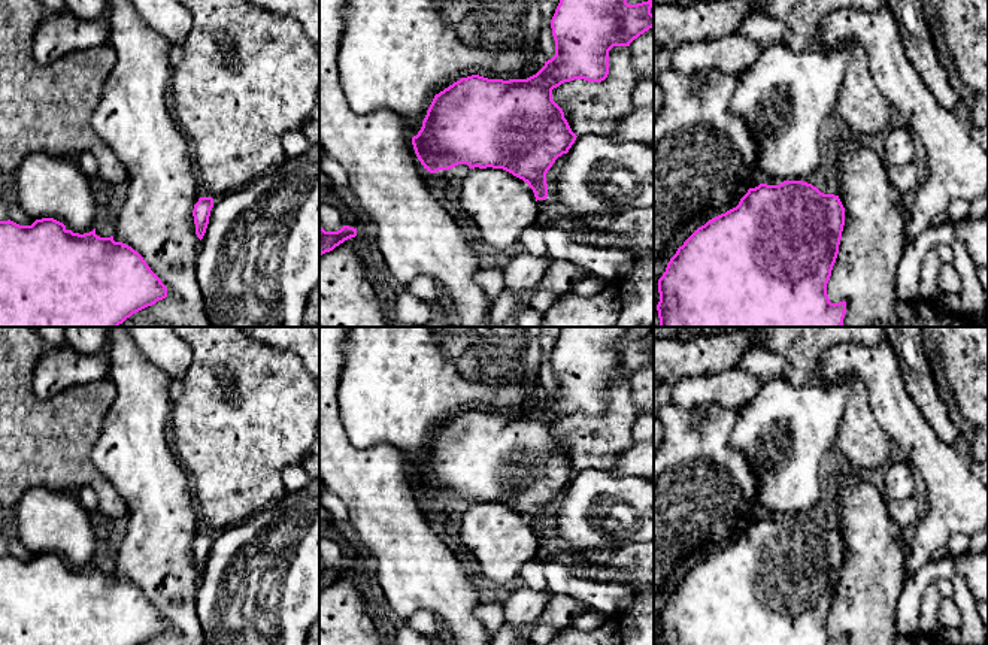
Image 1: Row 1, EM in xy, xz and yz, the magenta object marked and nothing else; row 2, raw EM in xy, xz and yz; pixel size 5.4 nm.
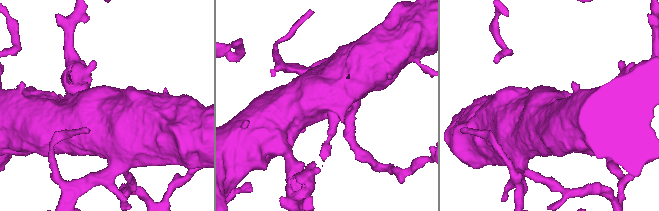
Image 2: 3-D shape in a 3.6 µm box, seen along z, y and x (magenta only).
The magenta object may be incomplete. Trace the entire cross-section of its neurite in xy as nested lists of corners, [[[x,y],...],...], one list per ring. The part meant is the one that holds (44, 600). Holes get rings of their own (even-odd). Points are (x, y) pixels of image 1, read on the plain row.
[[[54,552],[36,554],[31,560],[19,560],[10,554],[0,555],[0,645],[142,645],[167,632],[167,623],[151,605],[143,591],[131,581],[115,576],[113,570],[100,572],[96,563],[90,567],[73,567]]]

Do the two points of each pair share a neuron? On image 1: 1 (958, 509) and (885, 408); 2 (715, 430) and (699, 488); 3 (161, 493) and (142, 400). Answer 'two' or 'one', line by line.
1: one
2: one
3: one

